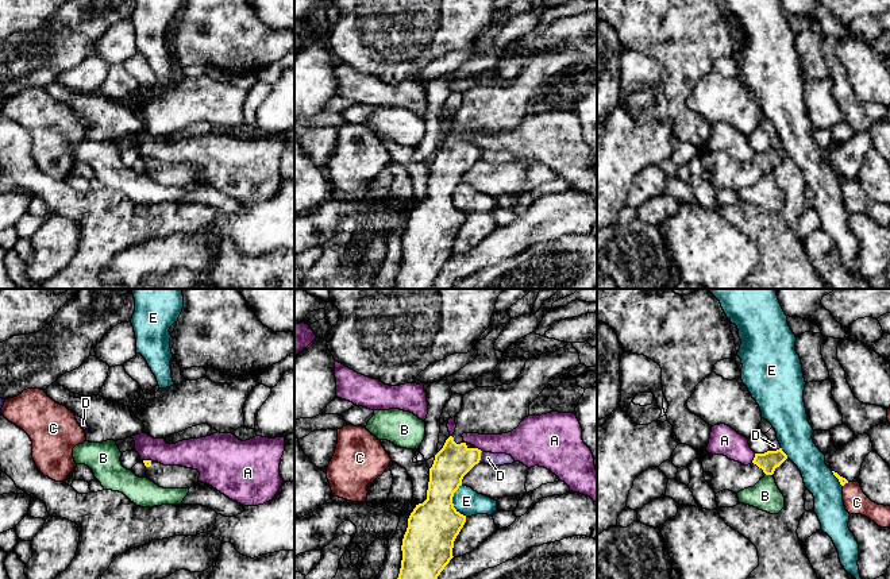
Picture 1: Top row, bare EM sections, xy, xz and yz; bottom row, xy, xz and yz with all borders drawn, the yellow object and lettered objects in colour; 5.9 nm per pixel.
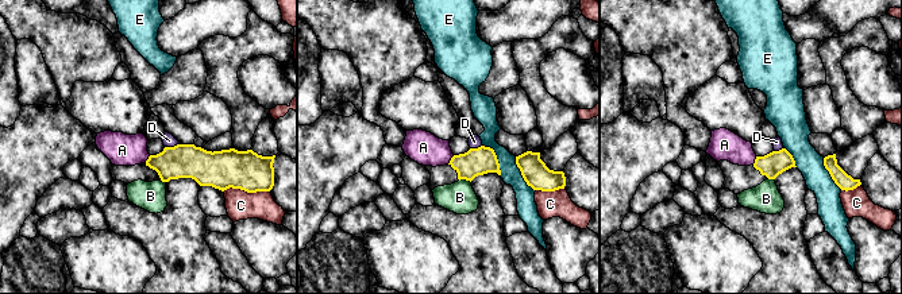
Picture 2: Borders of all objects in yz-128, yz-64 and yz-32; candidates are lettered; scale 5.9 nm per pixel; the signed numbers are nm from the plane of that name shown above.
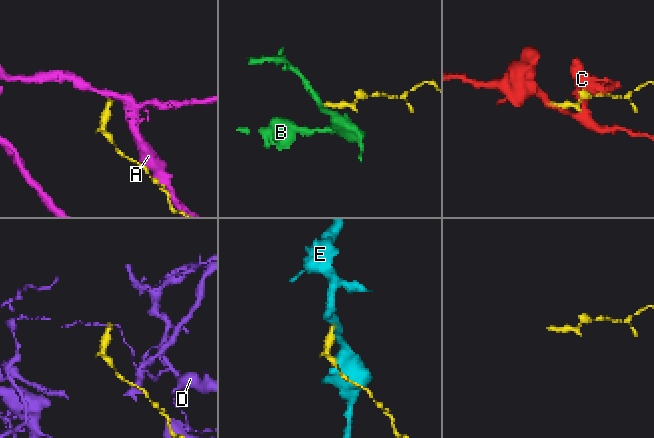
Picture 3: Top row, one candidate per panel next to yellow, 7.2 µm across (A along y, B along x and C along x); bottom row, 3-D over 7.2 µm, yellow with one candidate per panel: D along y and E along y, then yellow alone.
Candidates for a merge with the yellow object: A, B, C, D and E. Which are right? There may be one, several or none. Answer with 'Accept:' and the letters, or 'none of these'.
Accept: none of these

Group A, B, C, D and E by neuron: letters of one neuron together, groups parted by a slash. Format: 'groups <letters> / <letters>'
groups A C / B / D / E

